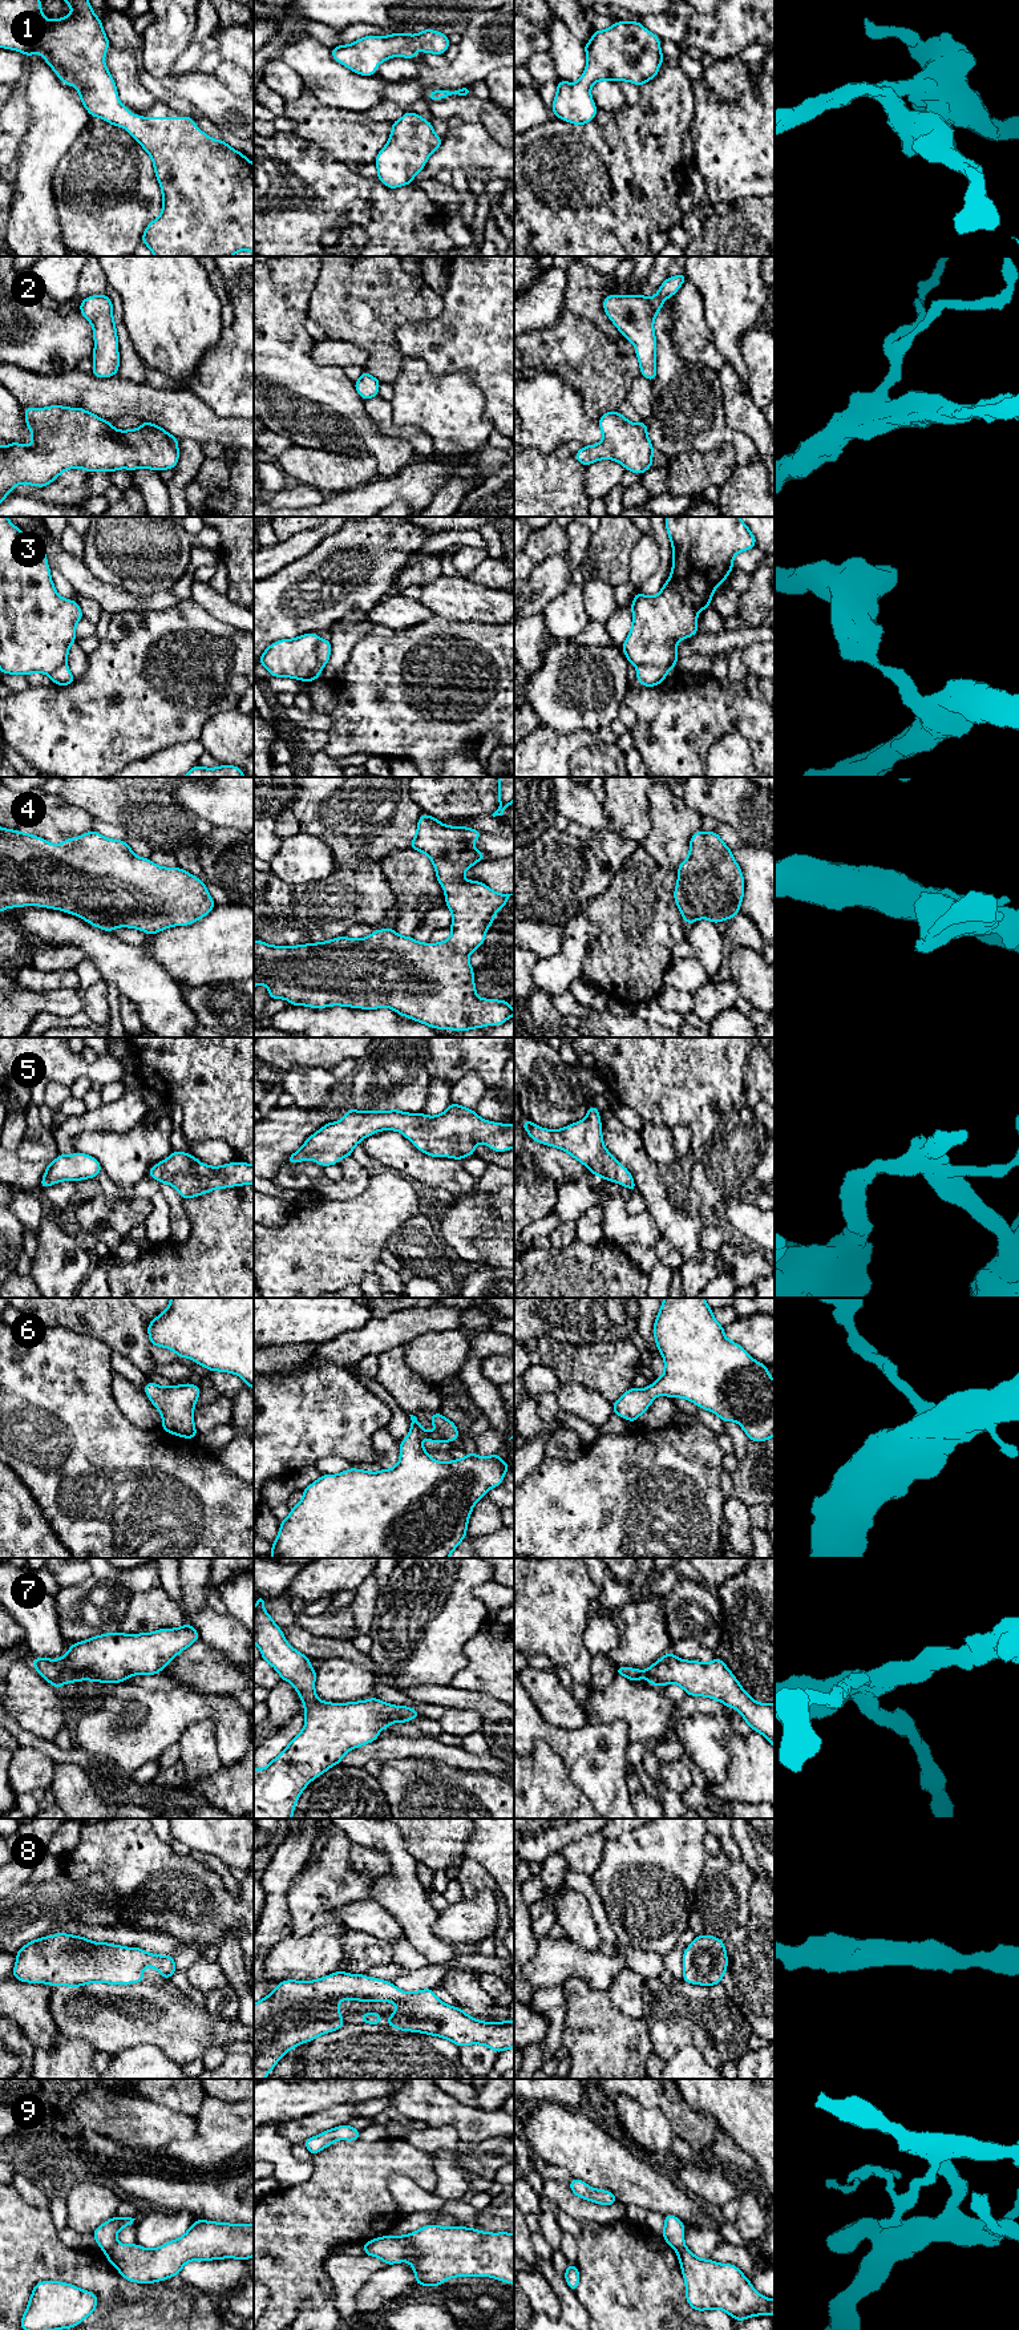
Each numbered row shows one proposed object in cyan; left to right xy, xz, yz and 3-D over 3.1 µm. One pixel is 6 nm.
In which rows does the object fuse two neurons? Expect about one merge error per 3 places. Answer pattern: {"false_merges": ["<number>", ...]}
{"false_merges": ["3", "9"]}

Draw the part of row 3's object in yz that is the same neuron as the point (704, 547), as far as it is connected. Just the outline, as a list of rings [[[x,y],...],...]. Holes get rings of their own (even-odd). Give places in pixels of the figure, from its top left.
[[[666,517],[666,529],[674,551],[671,575],[655,596],[636,591],[631,630],[620,647],[636,668],[643,664],[675,668],[676,644],[697,634],[697,612],[711,606],[715,588],[735,569],[735,555],[756,546],[755,535],[740,517]]]

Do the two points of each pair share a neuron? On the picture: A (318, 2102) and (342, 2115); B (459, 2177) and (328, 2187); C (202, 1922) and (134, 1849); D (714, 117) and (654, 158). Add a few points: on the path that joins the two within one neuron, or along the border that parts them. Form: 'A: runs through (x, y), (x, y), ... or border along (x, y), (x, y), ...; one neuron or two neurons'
A: border along (350, 2103), (332, 2104), (300, 2119); two neurons
B: border along (432, 2153), (436, 2175), (436, 2188), (433, 2192); two neurons
C: runs through (184, 1904), (148, 1868); one neuron
D: border along (694, 98), (694, 116), (684, 129); two neurons

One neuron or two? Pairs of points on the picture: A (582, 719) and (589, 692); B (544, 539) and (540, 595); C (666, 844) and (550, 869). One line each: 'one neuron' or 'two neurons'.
A: one neuron
B: two neurons
C: two neurons

